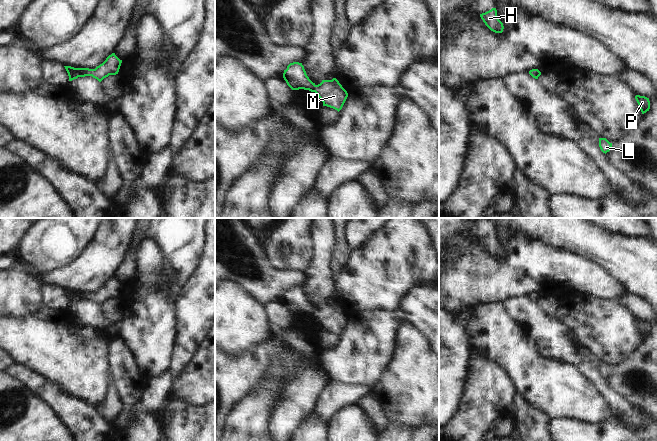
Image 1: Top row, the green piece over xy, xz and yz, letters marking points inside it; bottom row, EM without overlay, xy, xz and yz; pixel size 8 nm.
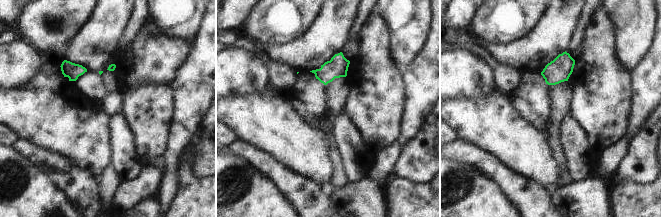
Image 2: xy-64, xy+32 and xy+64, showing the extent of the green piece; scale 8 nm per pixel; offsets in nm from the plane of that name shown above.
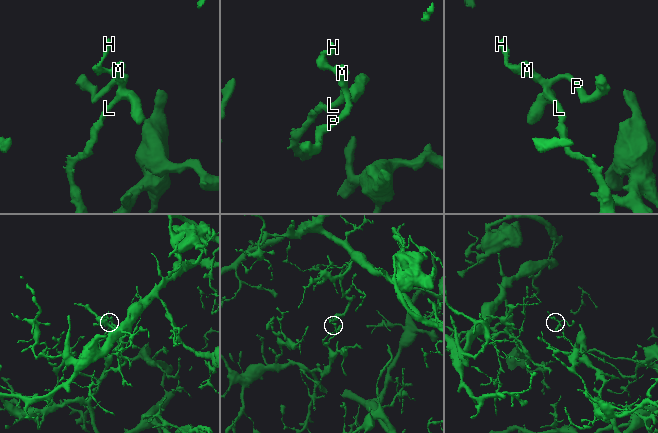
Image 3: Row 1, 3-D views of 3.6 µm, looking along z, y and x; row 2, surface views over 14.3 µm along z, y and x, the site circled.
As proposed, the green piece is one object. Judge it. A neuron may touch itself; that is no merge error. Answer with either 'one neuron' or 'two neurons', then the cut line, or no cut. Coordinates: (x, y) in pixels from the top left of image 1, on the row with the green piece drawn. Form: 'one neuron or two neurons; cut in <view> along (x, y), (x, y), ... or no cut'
one neuron; no cut

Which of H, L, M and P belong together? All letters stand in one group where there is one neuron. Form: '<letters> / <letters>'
H L M P

